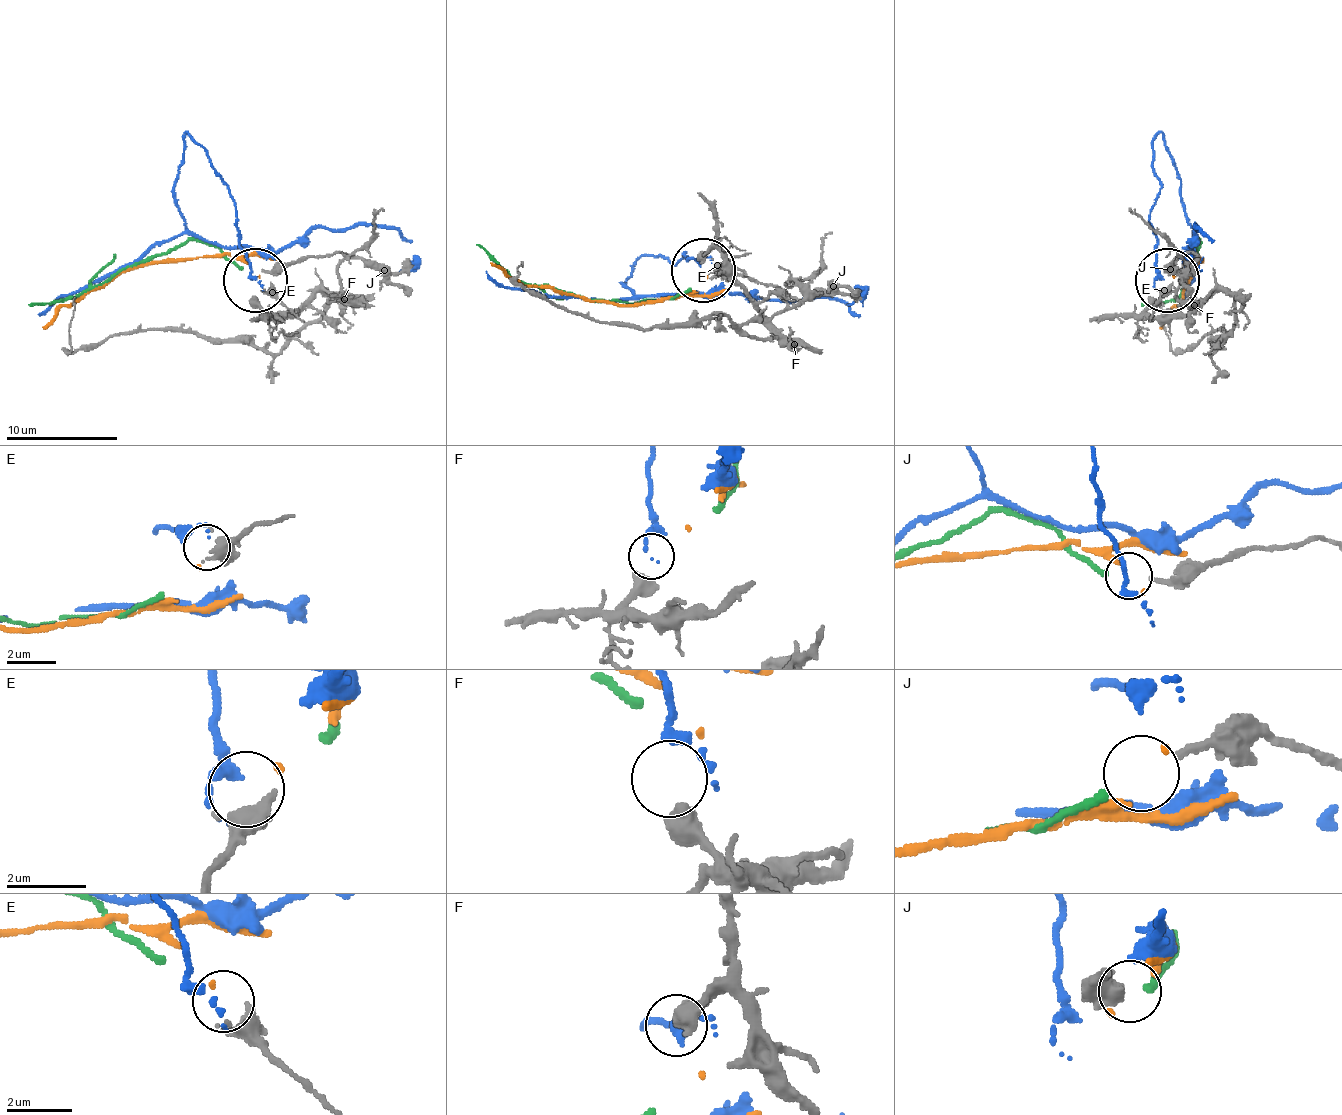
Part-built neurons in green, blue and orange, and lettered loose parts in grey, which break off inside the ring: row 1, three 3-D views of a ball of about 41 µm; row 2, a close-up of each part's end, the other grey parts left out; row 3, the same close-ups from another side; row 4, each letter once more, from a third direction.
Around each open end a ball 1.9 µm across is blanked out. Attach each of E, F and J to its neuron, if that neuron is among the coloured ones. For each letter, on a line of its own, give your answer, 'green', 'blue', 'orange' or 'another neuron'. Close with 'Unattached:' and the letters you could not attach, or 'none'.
E: orange
F: another neuron
J: green
Unattached: F

